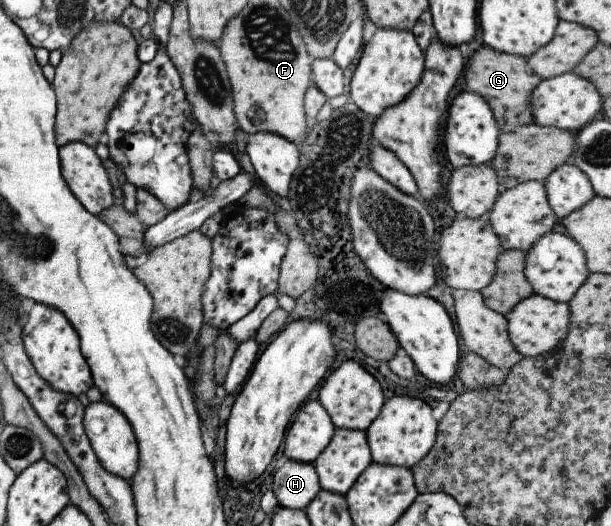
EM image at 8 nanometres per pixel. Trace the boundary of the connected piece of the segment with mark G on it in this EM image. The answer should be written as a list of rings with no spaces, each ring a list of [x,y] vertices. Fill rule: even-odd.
[[[480,46],[474,51],[463,69],[467,91],[480,95],[492,111],[497,127],[502,132],[516,130],[523,124],[532,123],[528,102],[531,90],[541,81],[533,72],[527,71],[525,59],[518,55],[495,51]]]

